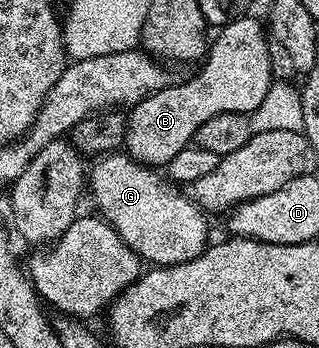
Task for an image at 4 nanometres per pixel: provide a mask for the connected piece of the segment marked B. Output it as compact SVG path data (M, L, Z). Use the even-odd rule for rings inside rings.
M250 16L237 17L235 21L230 21L217 30L218 38L215 41L213 38L209 42L208 52L200 65L202 70L195 77L180 85L171 83L129 110L126 118L124 149L133 161L139 161L140 164L147 167L164 167L179 151L193 142L196 131L200 131L201 125L208 123L212 115L221 113L249 115L258 110L260 103L264 103L264 95L268 95L272 84L272 76L270 77L271 42L268 40L268 33L263 22L261 25L256 18Z

